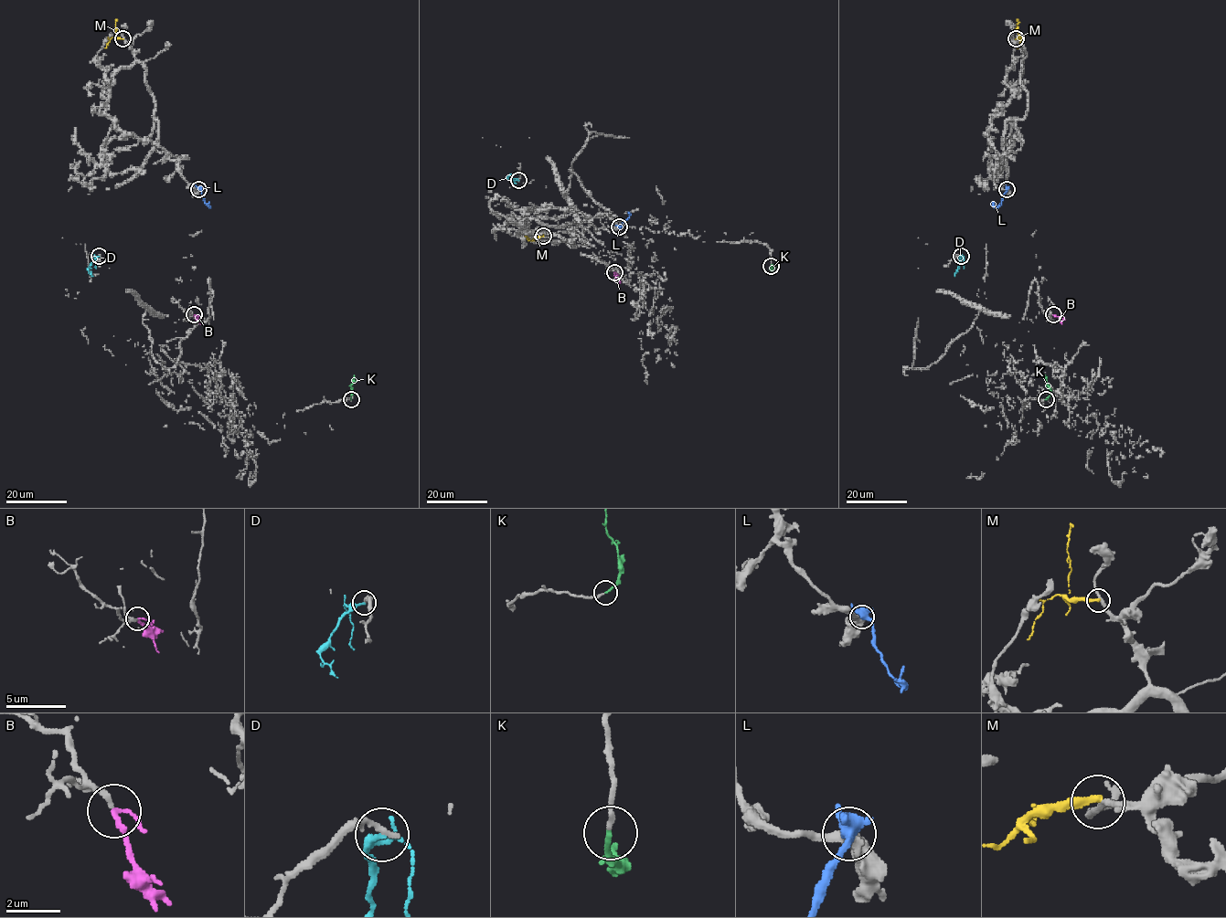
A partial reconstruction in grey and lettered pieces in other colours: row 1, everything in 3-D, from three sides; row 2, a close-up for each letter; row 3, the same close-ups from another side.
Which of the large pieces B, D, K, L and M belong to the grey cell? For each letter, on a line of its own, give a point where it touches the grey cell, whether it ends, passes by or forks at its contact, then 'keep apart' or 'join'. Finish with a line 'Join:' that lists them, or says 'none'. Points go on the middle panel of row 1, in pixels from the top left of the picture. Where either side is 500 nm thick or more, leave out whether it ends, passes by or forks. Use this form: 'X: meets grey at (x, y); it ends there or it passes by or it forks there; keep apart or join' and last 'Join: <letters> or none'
B: meets grey at (614, 272); it passes by; join
D: meets grey at (518, 180); it ends there; keep apart
K: meets grey at (771, 266); it ends there; join
L: meets grey at (619, 226); it passes by; keep apart
M: meets grey at (543, 236); it ends there; keep apart
Join: B, K

